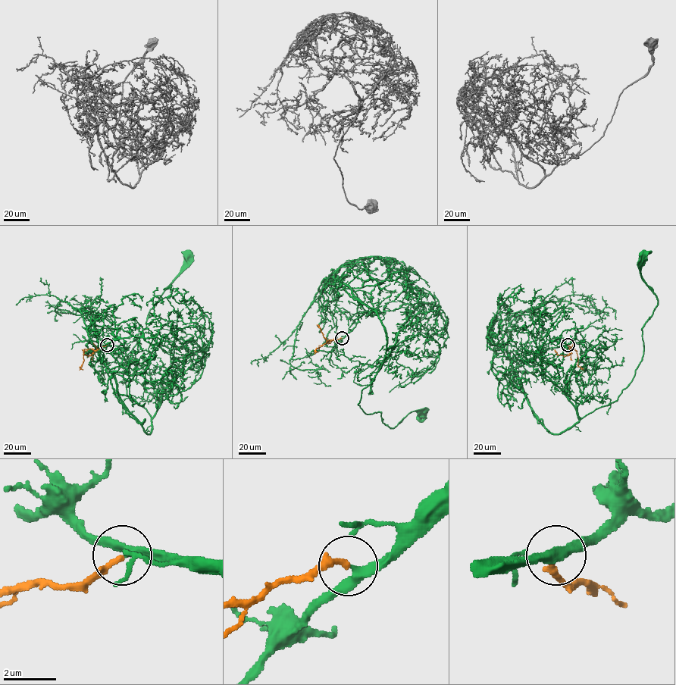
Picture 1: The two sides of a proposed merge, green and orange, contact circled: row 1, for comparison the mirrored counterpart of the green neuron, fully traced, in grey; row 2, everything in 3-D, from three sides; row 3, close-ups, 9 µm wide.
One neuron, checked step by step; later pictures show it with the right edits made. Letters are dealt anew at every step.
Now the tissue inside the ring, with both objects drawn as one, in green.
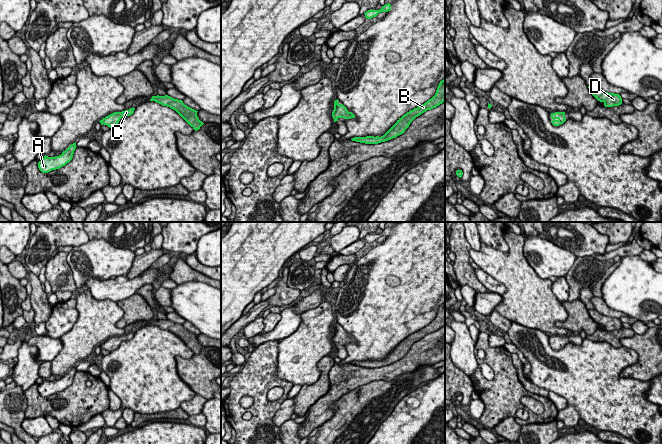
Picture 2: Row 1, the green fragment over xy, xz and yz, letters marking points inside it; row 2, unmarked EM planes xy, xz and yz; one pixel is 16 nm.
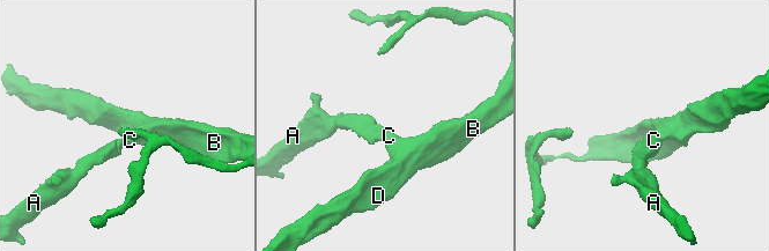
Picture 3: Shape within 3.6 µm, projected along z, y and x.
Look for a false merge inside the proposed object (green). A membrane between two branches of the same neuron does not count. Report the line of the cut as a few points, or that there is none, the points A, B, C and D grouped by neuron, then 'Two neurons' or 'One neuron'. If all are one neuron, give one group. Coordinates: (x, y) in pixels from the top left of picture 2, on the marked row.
No split. Groups: A B C D. One neuron

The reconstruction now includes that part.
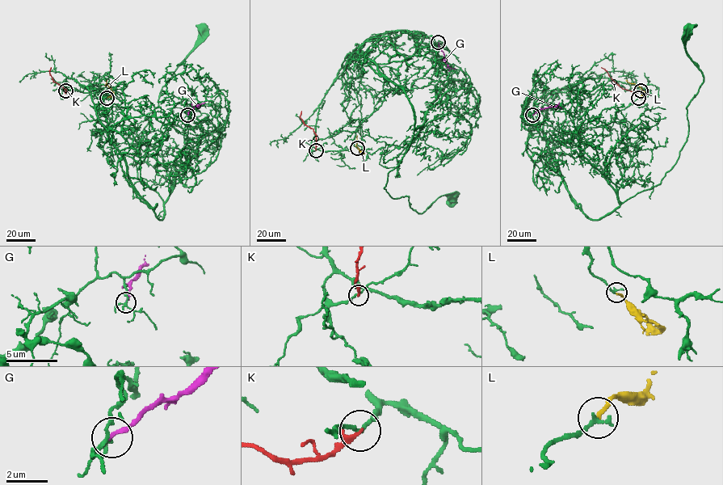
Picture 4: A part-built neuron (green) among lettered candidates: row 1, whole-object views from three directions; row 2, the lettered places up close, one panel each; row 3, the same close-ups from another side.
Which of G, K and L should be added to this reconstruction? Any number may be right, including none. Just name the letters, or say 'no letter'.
L

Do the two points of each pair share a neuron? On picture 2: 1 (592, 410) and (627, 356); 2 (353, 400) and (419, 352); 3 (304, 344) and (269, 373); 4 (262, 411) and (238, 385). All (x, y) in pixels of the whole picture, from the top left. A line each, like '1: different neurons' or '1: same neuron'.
1: same neuron
2: different neurons
3: different neurons
4: same neuron

